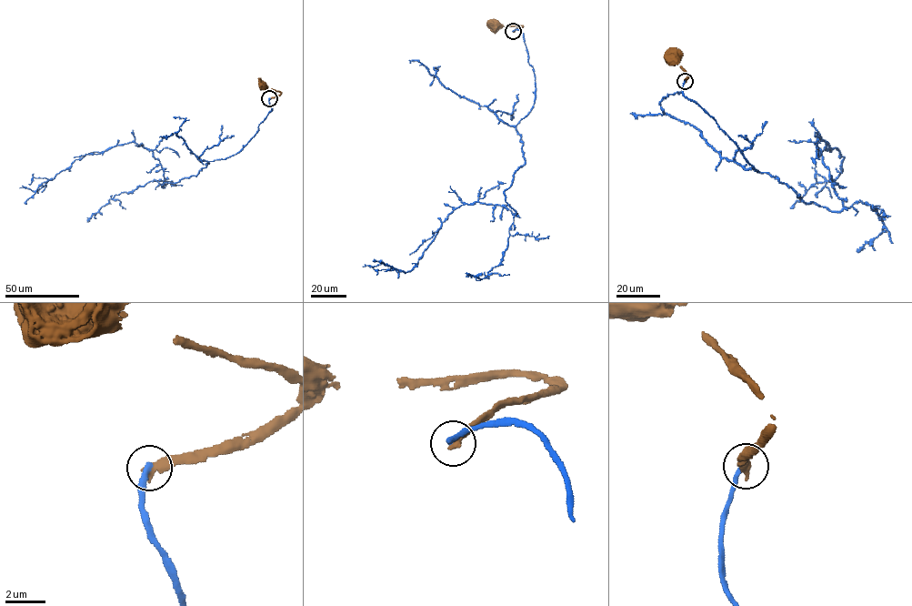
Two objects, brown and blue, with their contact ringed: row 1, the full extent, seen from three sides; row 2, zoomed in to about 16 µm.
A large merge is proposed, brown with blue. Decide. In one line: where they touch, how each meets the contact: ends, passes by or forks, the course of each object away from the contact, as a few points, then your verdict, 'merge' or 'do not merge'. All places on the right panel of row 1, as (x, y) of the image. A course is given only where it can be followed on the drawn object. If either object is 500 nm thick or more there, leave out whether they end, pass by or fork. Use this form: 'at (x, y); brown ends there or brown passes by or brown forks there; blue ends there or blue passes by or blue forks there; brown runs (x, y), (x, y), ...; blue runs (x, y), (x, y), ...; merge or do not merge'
at (685, 81); brown ends there; blue ends there; brown runs (685, 81), (687, 75), (673, 57); blue runs (685, 81), (683, 95), (755, 170), (831, 211), (843, 201), (817, 137), (838, 149), (837, 177), (790, 208); do not merge

